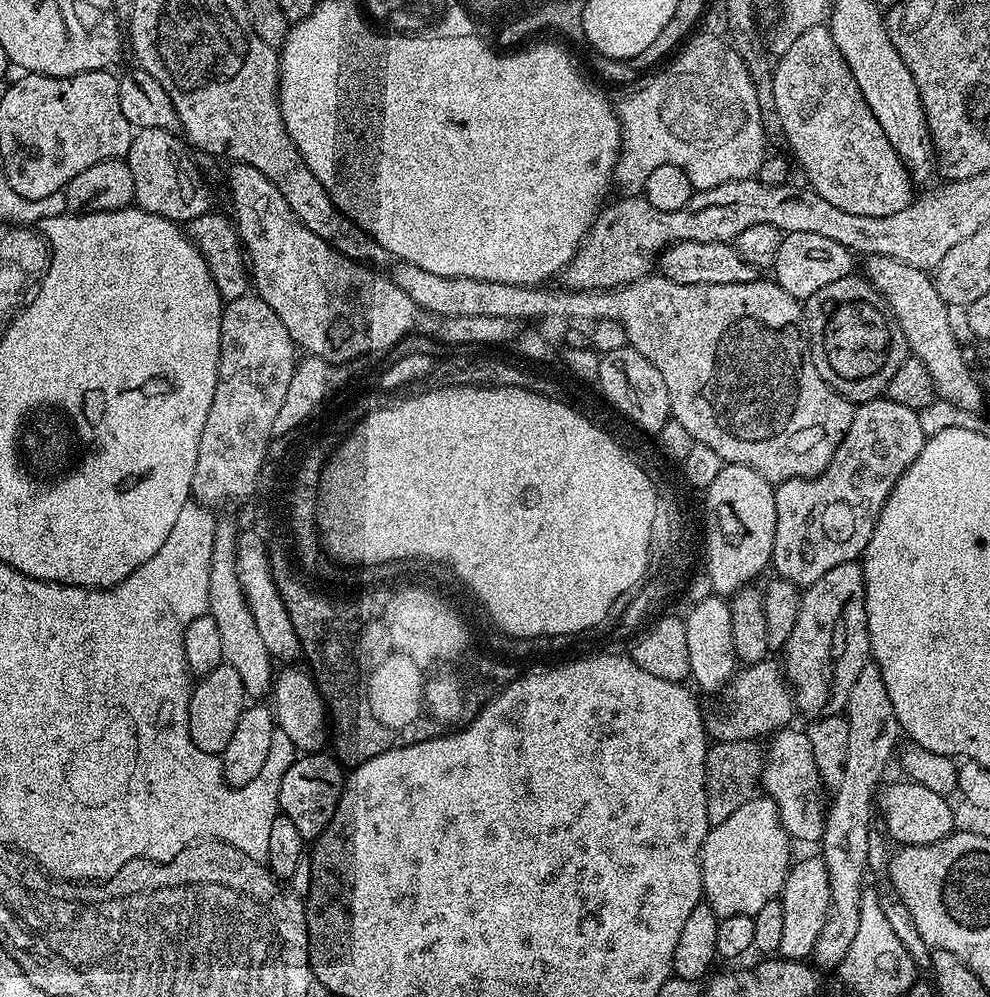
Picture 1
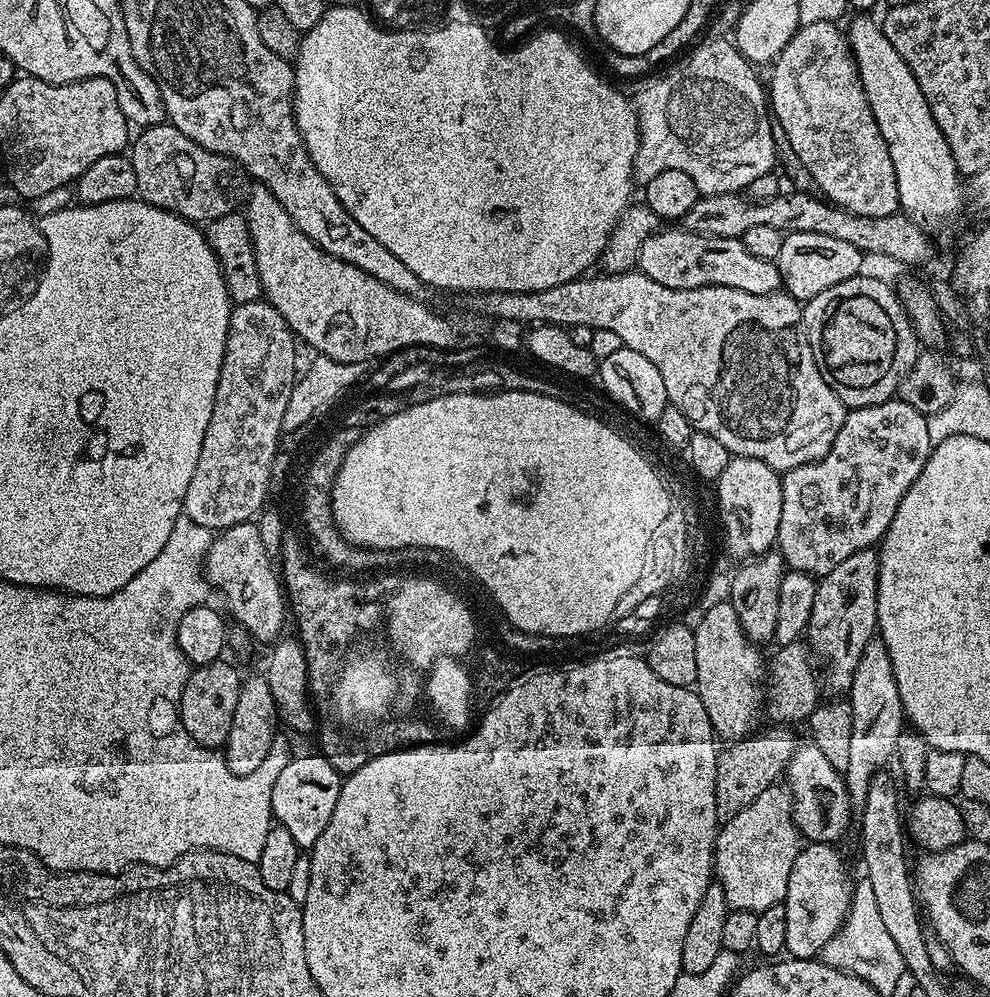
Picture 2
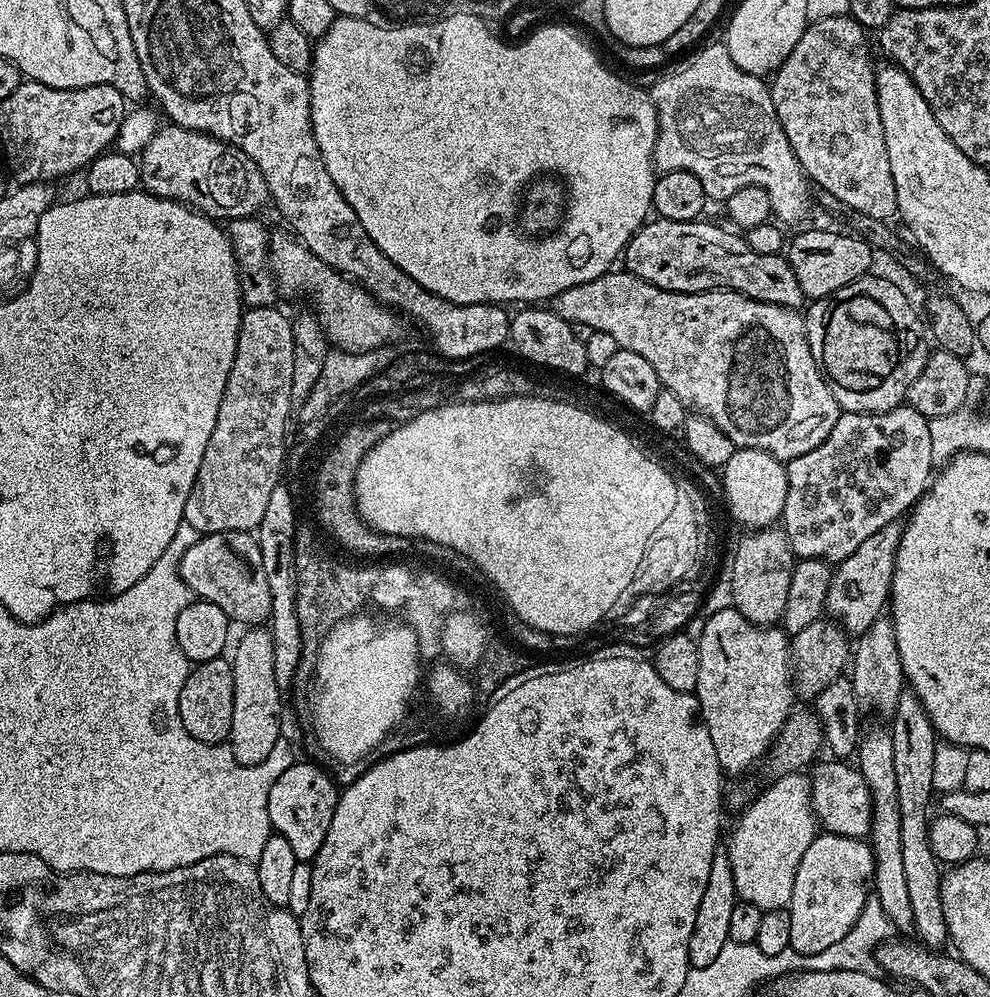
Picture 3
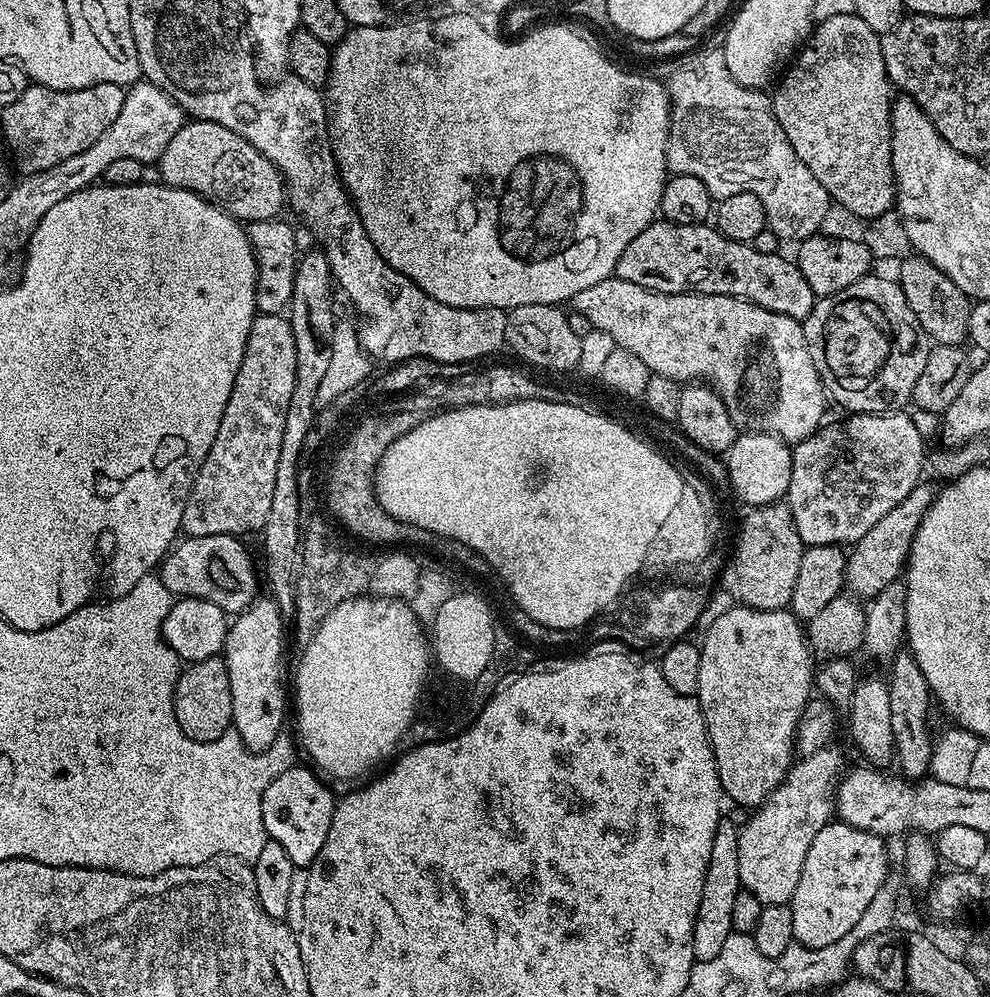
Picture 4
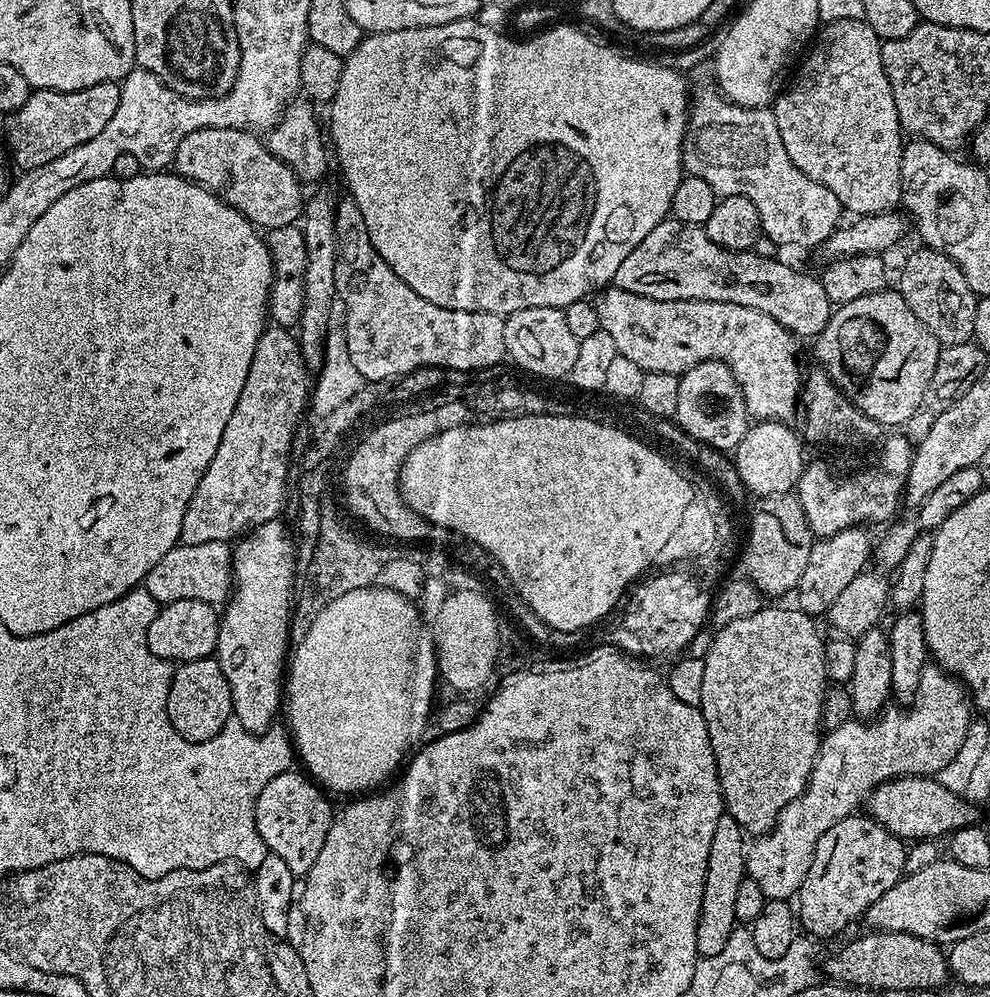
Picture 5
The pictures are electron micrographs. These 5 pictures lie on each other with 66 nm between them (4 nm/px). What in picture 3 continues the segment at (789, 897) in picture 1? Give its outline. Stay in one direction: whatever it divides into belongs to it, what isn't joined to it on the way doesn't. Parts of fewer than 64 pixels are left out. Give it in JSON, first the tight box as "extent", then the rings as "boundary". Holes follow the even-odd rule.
{"extent":[788,832,874,956],"boundary":[[[824,832],[818,834],[810,842],[810,846],[806,850],[806,854],[802,854],[802,862],[798,862],[798,874],[794,874],[794,894],[788,903],[788,913],[790,914],[790,948],[793,948],[798,954],[809,956],[810,954],[822,954],[822,950],[826,950],[830,946],[834,946],[834,942],[842,942],[842,938],[846,938],[846,934],[850,930],[850,926],[854,926],[854,922],[858,922],[858,914],[862,914],[862,906],[870,895],[872,888],[872,875],[874,874],[874,854],[872,853],[871,843],[867,839],[858,836],[839,836],[833,832]]]}

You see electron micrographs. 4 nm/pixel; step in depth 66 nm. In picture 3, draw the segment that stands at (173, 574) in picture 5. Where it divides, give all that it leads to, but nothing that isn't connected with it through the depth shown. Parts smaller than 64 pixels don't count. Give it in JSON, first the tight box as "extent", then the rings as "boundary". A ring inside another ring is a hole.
{"extent":[179,531,270,626],"boundary":[[[218,531],[197,537],[195,544],[182,556],[179,574],[195,597],[213,602],[233,623],[260,626],[269,619],[270,591],[259,544],[252,532]]]}

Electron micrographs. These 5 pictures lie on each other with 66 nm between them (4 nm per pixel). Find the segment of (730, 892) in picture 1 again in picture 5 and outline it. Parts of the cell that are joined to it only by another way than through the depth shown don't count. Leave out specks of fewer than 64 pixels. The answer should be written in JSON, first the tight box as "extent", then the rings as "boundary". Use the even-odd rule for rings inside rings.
{"extent":[746,662,974,901],"boundary":[[[935,662],[924,665],[913,700],[907,706],[892,707],[885,707],[879,716],[867,722],[860,718],[851,718],[836,729],[825,731],[803,792],[777,814],[776,823],[764,835],[755,837],[747,845],[746,876],[747,879],[758,882],[765,900],[791,901],[799,893],[806,878],[806,870],[810,870],[814,850],[822,834],[826,834],[830,826],[853,815],[859,802],[861,805],[869,792],[873,792],[878,785],[885,784],[887,780],[897,780],[900,776],[935,777],[936,773],[942,770],[942,766],[946,766],[946,762],[954,758],[958,746],[962,746],[966,730],[974,722],[974,708],[964,685],[949,676]]]}

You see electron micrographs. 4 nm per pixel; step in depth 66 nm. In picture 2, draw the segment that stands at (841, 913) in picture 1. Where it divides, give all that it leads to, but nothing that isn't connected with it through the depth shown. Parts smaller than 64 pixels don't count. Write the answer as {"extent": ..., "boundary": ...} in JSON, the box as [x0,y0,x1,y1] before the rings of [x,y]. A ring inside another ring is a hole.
{"extent":[843,638,906,805],"boundary":[[[879,638],[866,645],[858,666],[854,669],[853,682],[846,699],[854,714],[854,731],[850,737],[850,766],[846,766],[843,778],[853,805],[863,805],[870,790],[870,782],[885,767],[887,760],[896,755],[898,738],[906,730],[906,717],[902,698],[898,694],[898,682],[894,682],[894,666],[890,666],[890,654]]]}

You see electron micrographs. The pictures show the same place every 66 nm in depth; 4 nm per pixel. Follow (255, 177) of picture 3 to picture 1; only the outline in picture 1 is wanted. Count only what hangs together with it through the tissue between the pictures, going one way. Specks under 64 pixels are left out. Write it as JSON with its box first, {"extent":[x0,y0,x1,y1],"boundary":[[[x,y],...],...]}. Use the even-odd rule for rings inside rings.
{"extent":[126,128,213,222],"boundary":[[[141,128],[133,135],[126,161],[134,178],[135,207],[177,222],[198,218],[213,207],[212,196],[187,151],[185,141],[167,130]]]}

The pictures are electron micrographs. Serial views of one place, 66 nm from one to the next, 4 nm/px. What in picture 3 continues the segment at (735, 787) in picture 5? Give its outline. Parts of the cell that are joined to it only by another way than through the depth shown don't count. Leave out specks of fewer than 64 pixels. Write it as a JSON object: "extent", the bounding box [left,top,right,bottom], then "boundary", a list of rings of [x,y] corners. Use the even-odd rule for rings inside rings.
{"extent":[694,606,794,776],"boundary":[[[725,606],[705,622],[698,643],[698,686],[694,695],[700,703],[700,717],[706,730],[710,730],[714,754],[718,754],[718,762],[727,775],[728,772],[732,776],[748,772],[769,755],[777,734],[794,711],[794,657],[789,633],[780,626],[750,622],[737,608]]]}

